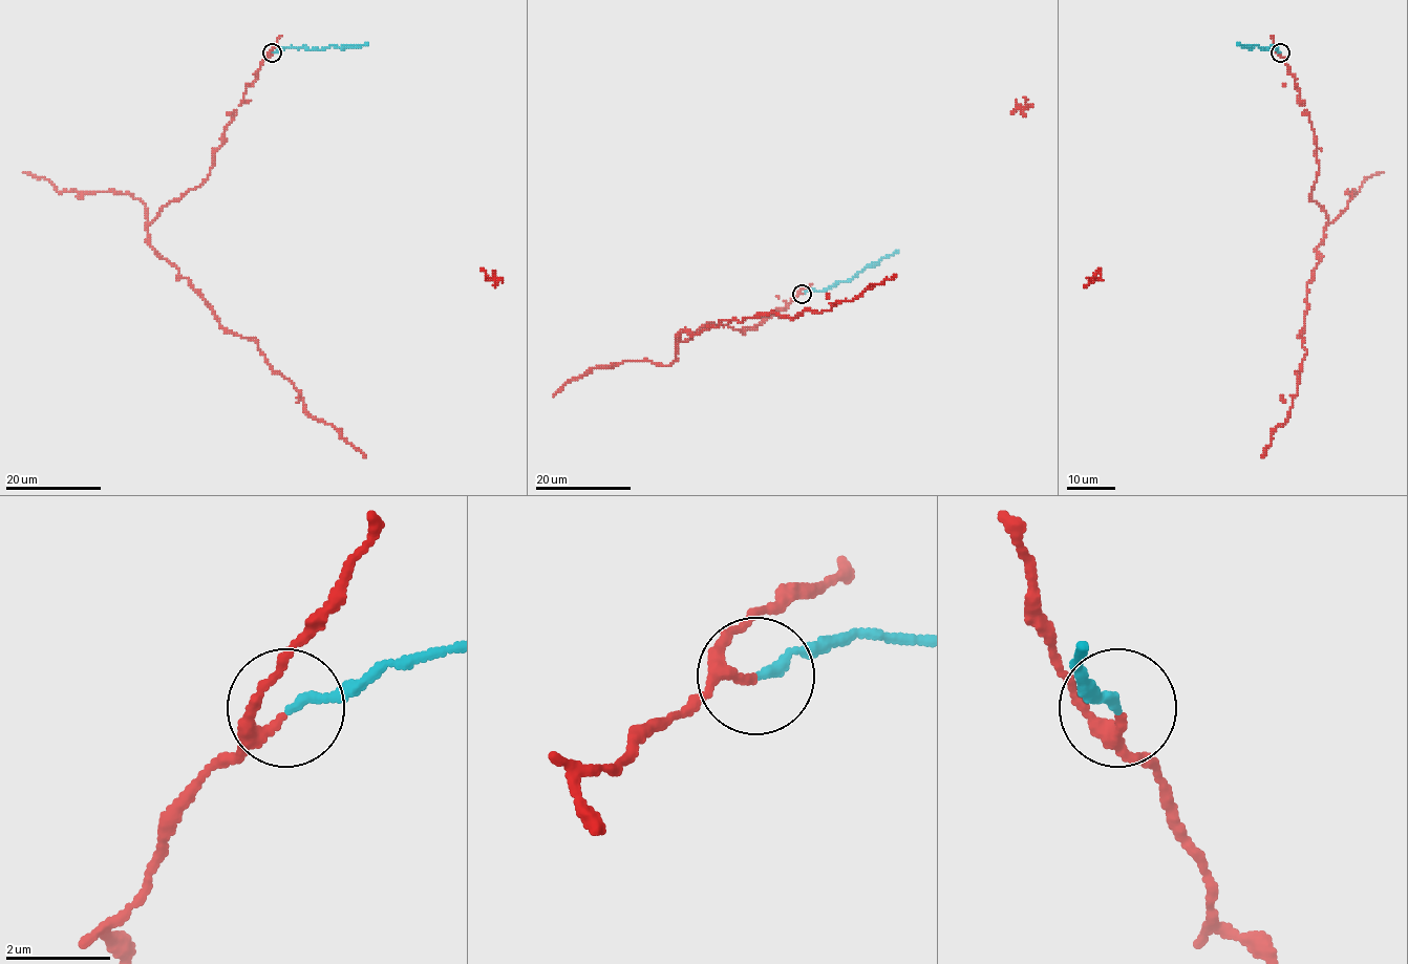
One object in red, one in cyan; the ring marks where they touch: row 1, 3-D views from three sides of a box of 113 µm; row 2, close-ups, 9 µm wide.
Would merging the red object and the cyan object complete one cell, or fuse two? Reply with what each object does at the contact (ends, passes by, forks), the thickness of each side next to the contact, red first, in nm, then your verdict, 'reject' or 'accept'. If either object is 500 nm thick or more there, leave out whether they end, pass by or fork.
red passes by | cyan ends | 190/160 nm | accept

